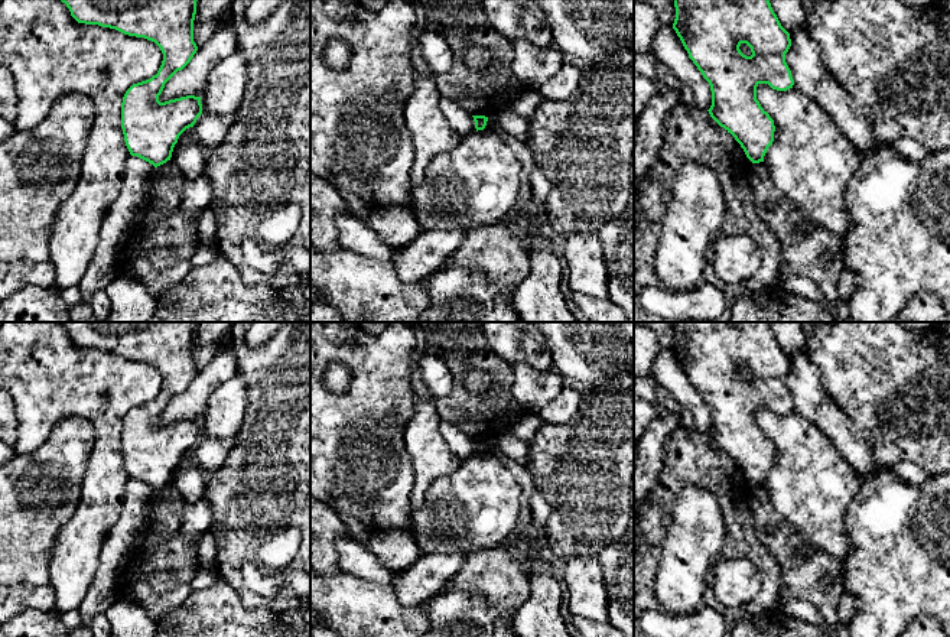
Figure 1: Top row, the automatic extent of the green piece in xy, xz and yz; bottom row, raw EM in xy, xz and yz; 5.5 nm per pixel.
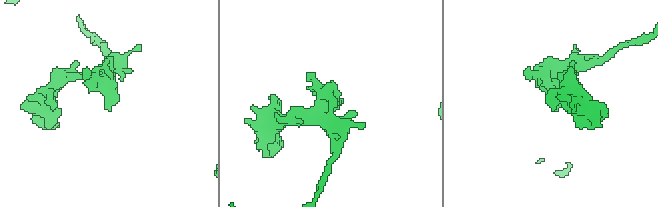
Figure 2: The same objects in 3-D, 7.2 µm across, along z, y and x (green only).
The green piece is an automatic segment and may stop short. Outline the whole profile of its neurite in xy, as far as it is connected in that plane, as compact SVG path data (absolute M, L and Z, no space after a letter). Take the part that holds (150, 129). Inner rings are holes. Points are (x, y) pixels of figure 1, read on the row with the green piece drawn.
M61 0L78 23L116 29L154 42L163 61L156 75L133 84L121 103L121 129L131 156L154 168L172 157L179 136L202 114L201 97L159 101L165 84L198 51L193 20L198 0Z

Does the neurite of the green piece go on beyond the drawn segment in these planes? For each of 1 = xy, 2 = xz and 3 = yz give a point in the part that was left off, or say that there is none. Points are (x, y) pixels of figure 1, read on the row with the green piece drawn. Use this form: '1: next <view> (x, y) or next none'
1: next none
2: next none
3: next none

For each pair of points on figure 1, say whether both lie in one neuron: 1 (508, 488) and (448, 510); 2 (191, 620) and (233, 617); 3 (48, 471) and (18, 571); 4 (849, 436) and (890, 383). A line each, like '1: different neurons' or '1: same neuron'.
1: same neuron
2: same neuron
3: same neuron
4: different neurons

